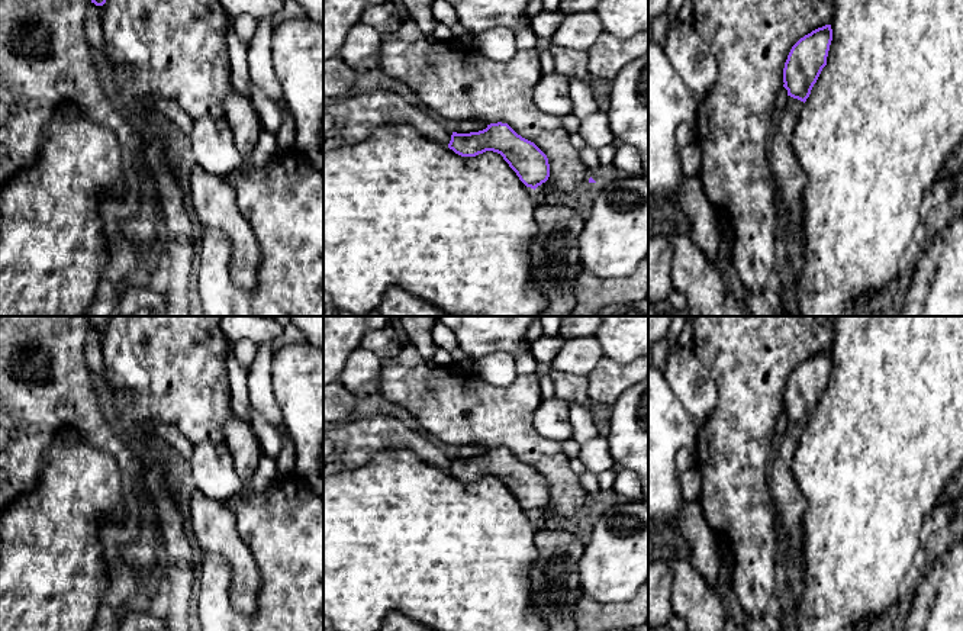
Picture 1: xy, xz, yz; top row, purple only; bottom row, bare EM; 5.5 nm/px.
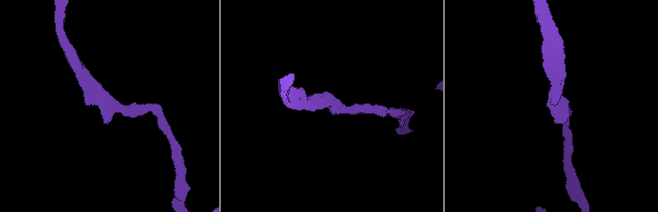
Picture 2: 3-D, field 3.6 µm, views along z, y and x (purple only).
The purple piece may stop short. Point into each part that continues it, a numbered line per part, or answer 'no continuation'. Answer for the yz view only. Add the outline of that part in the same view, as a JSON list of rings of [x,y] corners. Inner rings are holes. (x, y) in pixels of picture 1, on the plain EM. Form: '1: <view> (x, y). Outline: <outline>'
1: yz (789, 504). Outline: [[[788,421],[786,431],[780,437],[779,455],[773,463],[770,474],[776,528],[777,531],[783,531],[789,538],[786,547],[788,590],[796,598],[795,608],[805,569],[802,556],[802,516],[806,502],[795,480],[792,461],[803,429],[803,426]]]

